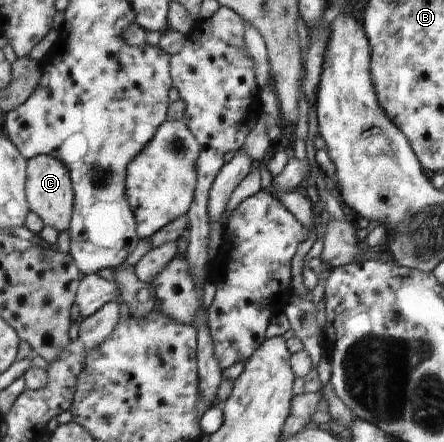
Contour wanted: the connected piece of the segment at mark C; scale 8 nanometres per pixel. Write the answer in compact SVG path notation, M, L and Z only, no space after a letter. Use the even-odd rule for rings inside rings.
M39 154L27 160L27 198L28 206L36 213L43 225L50 225L58 232L71 227L72 211L75 209L75 189L72 187L71 172L60 159Z

